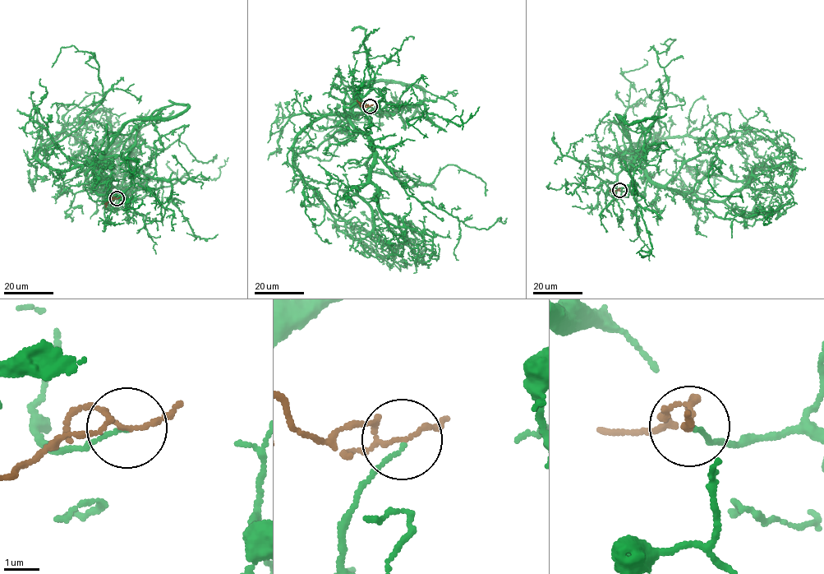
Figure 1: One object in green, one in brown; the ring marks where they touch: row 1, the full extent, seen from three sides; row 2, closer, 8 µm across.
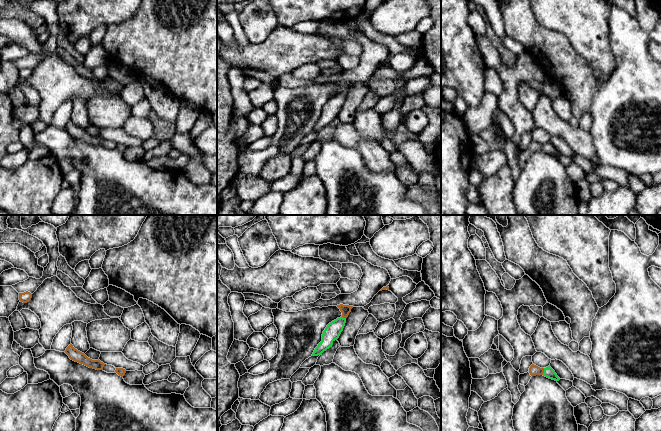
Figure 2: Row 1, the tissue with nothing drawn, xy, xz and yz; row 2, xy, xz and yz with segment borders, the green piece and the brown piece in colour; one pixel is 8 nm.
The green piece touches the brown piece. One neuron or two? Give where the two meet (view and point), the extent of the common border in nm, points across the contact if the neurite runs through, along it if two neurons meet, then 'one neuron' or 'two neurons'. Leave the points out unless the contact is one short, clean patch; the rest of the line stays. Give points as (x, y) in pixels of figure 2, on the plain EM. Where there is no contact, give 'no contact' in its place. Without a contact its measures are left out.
contact yz (544, 147); length 60 nm; way yz (548, 147), (544, 147), (534, 146); one neuron

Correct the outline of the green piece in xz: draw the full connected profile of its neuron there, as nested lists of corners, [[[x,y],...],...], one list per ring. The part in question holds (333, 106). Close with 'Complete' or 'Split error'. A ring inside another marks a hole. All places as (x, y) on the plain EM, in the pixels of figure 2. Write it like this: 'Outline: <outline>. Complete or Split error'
Outline: [[[340,80],[337,81],[337,83],[342,88],[342,92],[327,101],[322,110],[322,117],[315,124],[312,132],[322,131],[324,127],[332,123],[333,118],[339,114],[341,108],[343,107],[346,94],[351,88],[353,82]]]. Split error

